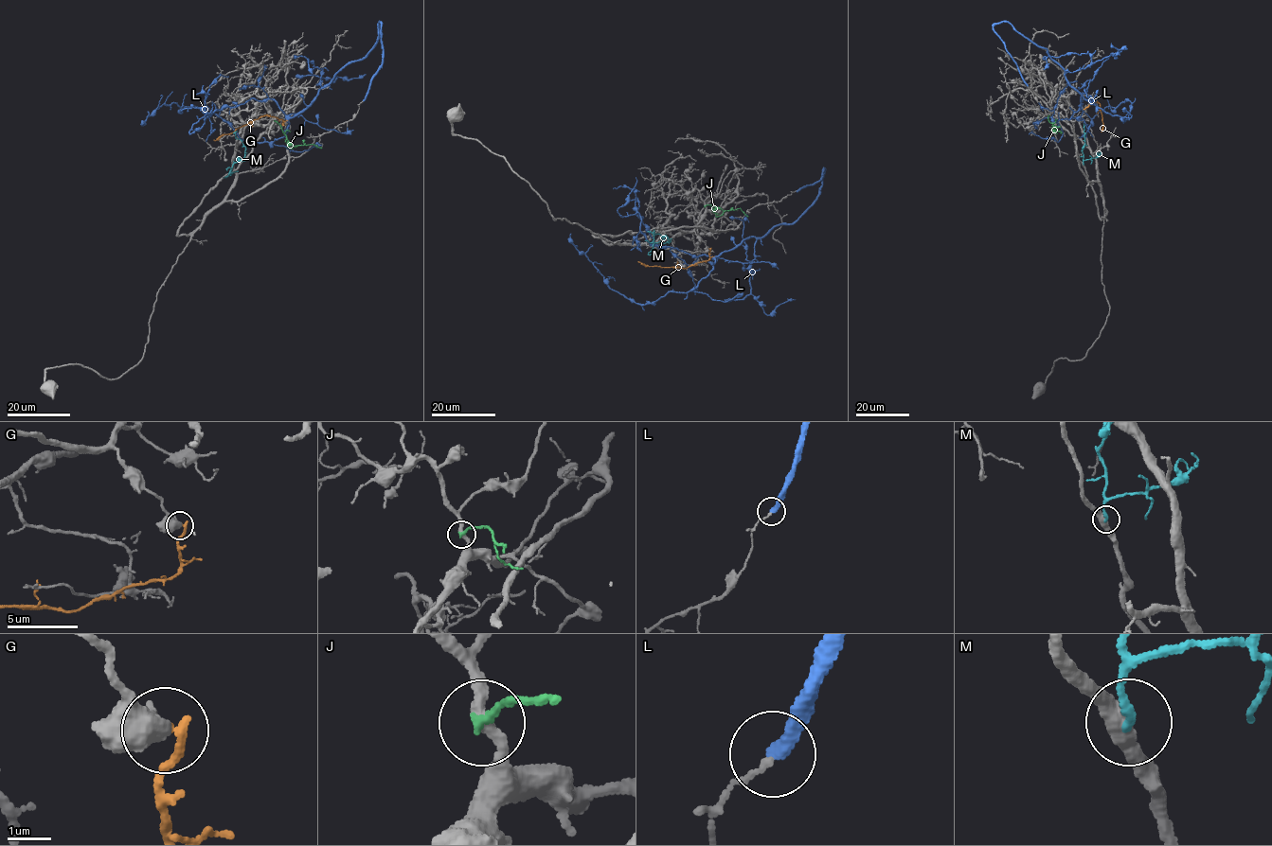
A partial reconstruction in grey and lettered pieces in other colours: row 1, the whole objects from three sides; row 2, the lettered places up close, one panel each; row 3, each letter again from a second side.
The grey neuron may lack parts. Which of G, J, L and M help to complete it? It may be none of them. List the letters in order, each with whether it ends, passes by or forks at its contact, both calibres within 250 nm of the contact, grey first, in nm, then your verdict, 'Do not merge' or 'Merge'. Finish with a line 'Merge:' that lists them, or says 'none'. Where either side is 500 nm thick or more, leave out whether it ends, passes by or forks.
G: It ends there. Thickness 440 nm (grey) against 200 nm. Do not merge
J: It ends there. Thickness 300 nm (grey) against 190 nm. Do not merge
L: It ends there. Thickness 120 nm (grey) against 380 nm. Do not merge
M: It ends there. Thickness 440 nm (grey) against 190 nm. Do not merge
Merge: none

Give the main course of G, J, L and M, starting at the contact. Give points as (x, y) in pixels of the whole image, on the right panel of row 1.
G: (1084, 109), (1095, 101), (1100, 104), (1103, 125), (1101, 132)
J: (1048, 115), (1054, 132), (1053, 127), (1059, 126)
L: (1027, 85), (995, 25), (1046, 48), (1107, 113), (1124, 121), (1132, 103), (1097, 112), (1079, 136)
M: (1083, 164), (1083, 124)

